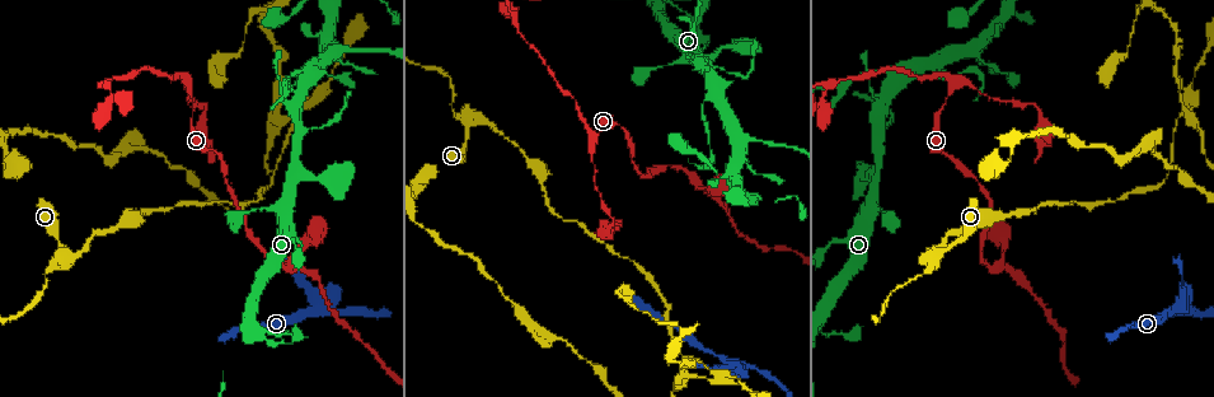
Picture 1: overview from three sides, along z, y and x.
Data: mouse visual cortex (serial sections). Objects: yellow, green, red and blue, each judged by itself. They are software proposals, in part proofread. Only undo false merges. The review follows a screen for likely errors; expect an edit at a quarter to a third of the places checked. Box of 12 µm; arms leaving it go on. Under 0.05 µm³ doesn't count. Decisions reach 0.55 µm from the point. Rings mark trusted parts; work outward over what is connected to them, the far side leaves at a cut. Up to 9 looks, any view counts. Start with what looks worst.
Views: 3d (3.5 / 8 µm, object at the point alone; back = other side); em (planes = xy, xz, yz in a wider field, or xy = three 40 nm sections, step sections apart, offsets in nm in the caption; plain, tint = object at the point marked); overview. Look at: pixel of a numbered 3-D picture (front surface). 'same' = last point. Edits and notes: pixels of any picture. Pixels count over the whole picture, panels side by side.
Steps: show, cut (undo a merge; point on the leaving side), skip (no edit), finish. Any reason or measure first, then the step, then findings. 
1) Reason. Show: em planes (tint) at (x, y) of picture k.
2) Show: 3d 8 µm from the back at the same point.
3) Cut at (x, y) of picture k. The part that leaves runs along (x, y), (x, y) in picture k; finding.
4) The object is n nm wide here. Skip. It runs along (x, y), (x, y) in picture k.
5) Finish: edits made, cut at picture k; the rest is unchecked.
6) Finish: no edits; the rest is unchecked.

Three arms meet. Show: 3d 3.5 µm at (1174, 308) of picture 1.

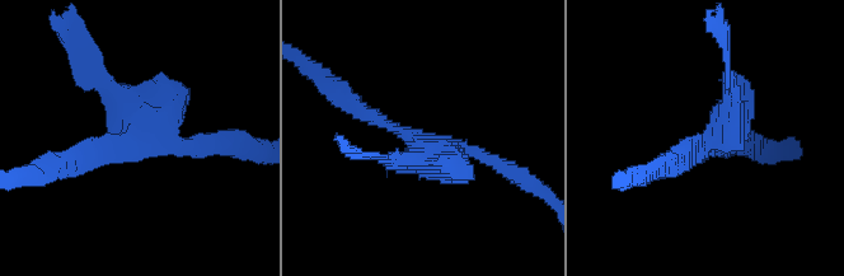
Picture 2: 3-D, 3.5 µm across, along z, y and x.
Need the tissue. Show: em xy step 2 (tint) at (139, 136) of picture 2.

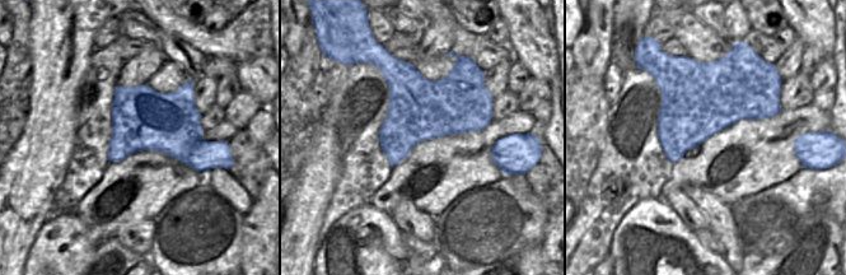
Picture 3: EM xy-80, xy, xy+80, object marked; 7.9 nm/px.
Cut at (121, 89) of picture 2. The part that leaves runs along (136, 127), (73, 57), (73, 38) in picture 2; a second cell is stuck on.

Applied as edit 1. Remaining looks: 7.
Redraw. Show: overview.

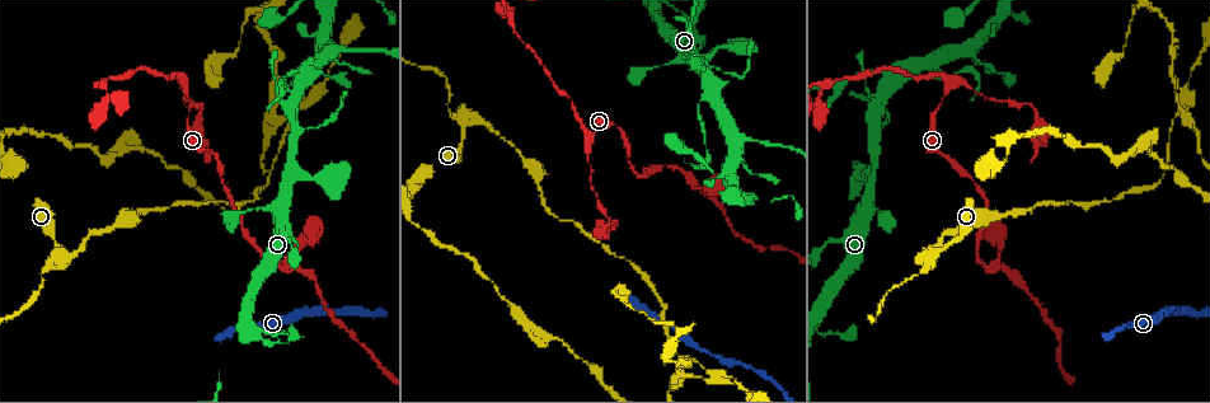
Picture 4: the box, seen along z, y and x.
Side arm on a straight run. Show: 3d 3.5 µm at (469, 117) of picture 4.

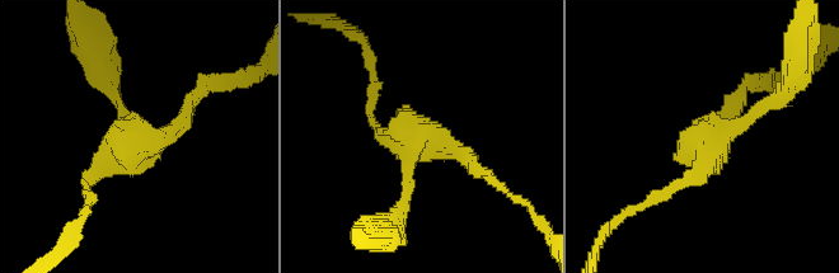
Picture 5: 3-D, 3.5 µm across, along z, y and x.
Shape alone is not enough. Show: em xy step 2 (tint) at (712, 140) of picture 5.

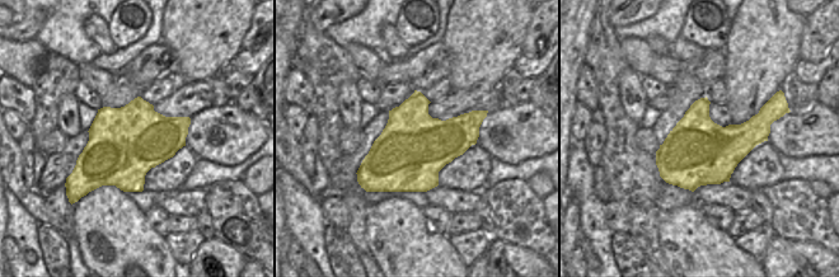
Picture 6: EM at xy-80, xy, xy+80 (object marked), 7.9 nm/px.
Skip. One cell here.

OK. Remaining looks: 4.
Three arms meet. Show: 3d 8 µm at (310, 100) of picture 4.

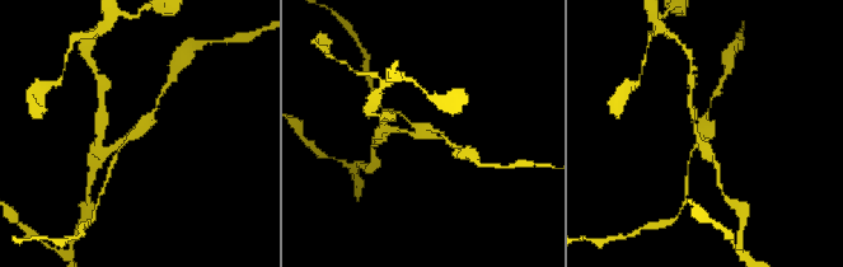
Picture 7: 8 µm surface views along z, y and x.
Show: 3d 3.5 µm at (704, 134) of picture 7.

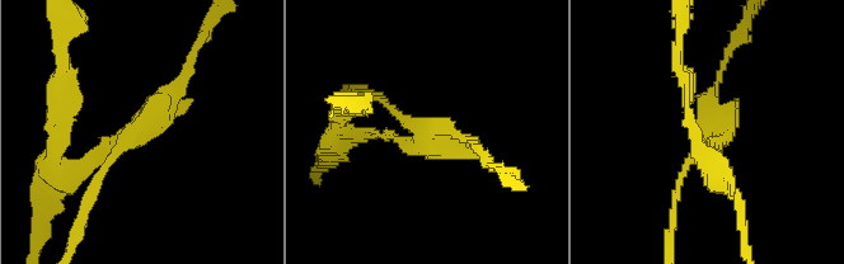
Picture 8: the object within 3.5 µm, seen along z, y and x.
Now the EM. Show: em planes (tint) at (425, 137) of picture 8.

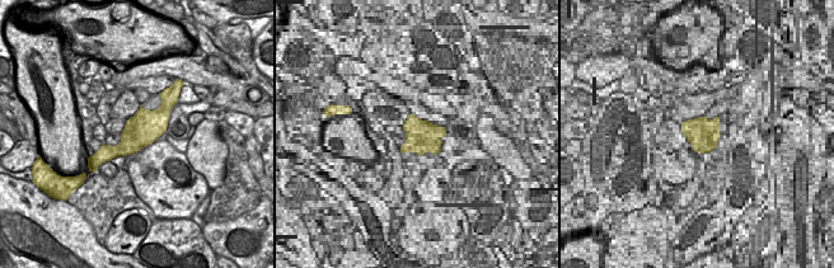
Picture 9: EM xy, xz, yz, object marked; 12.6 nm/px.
Cut at (88, 161) of picture 8. The part that leaves runs along (718, 131), (708, 166) in picture 8; two cells meet here.

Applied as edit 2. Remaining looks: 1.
Finish: edits made, cut at picture 2, cut at picture 8; the rest is unchecked.

